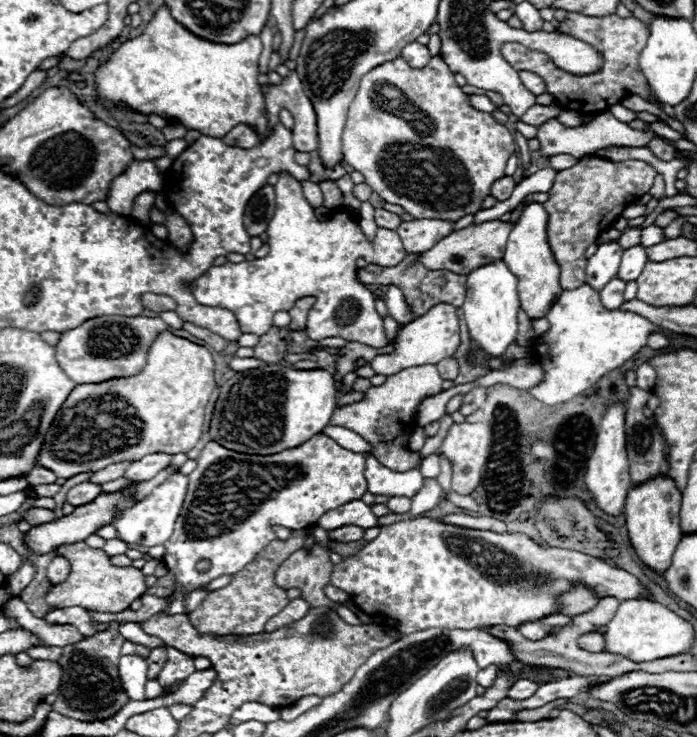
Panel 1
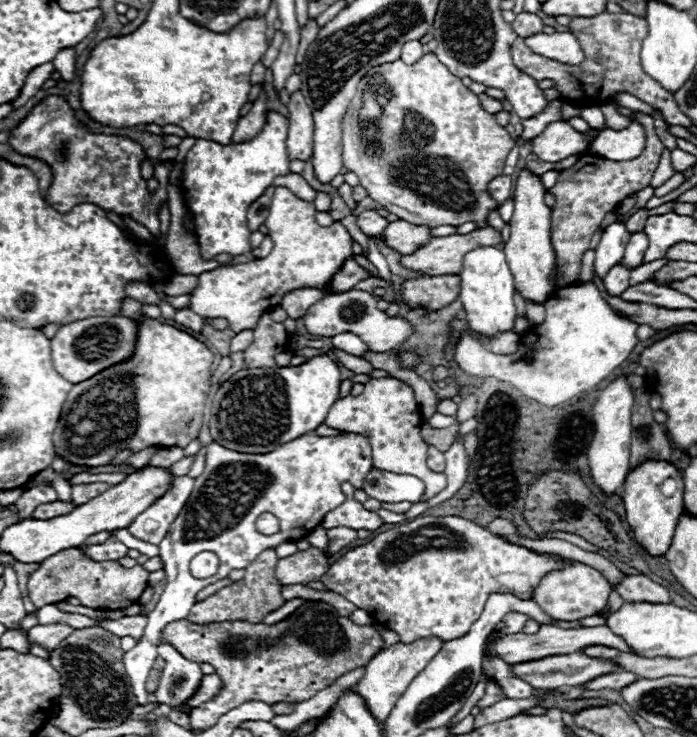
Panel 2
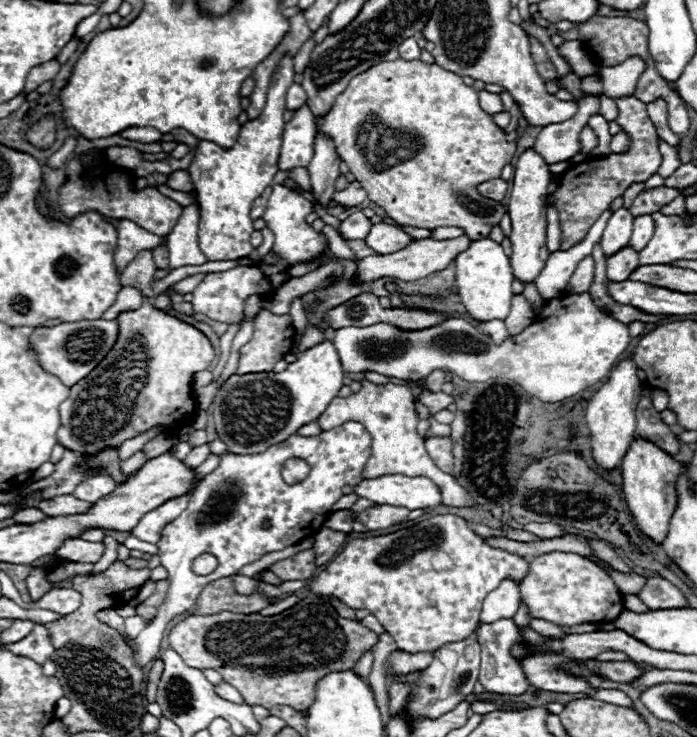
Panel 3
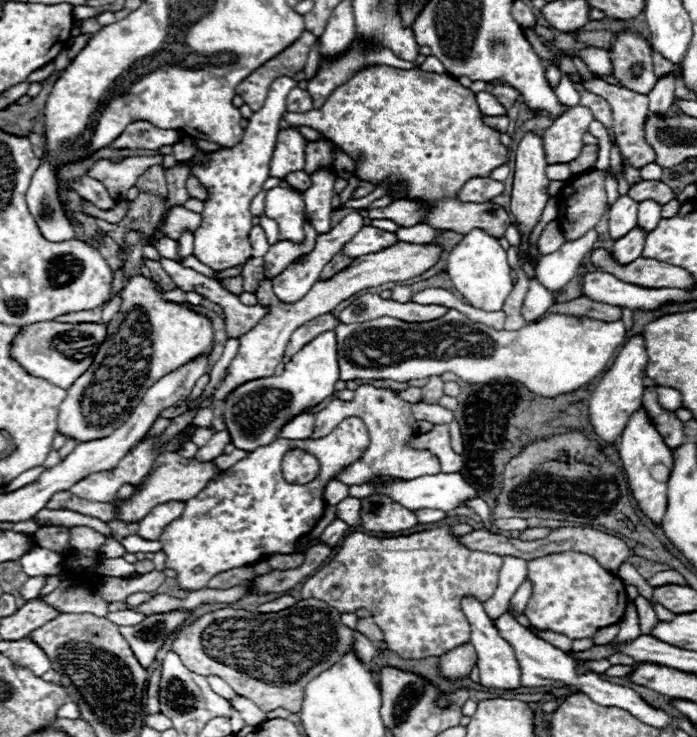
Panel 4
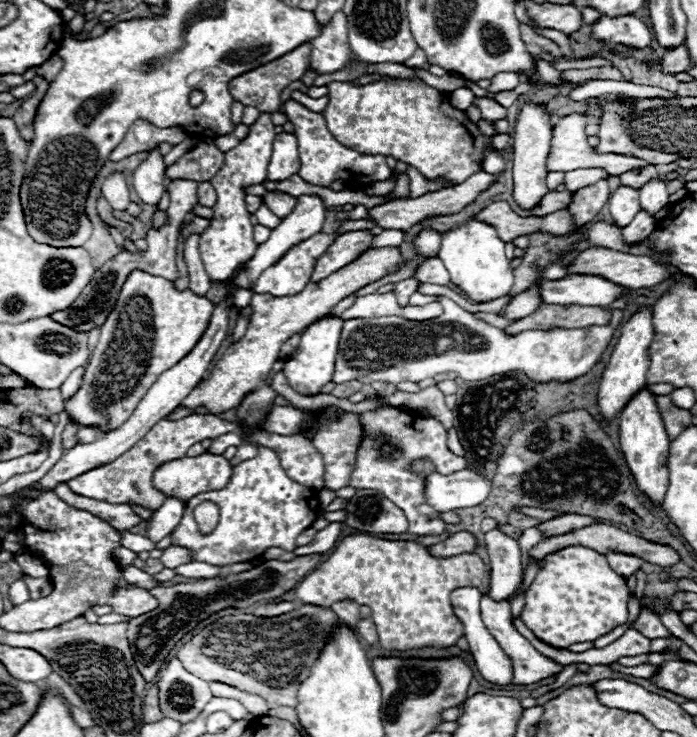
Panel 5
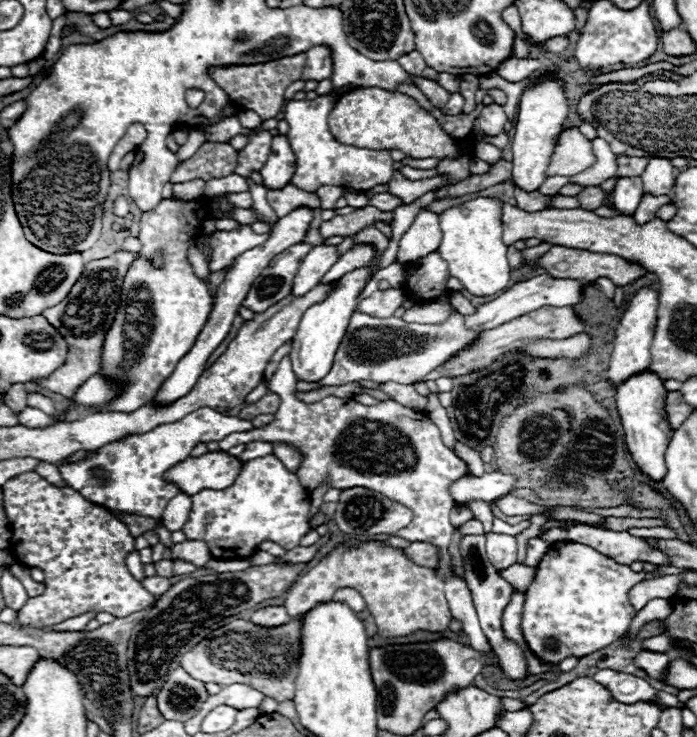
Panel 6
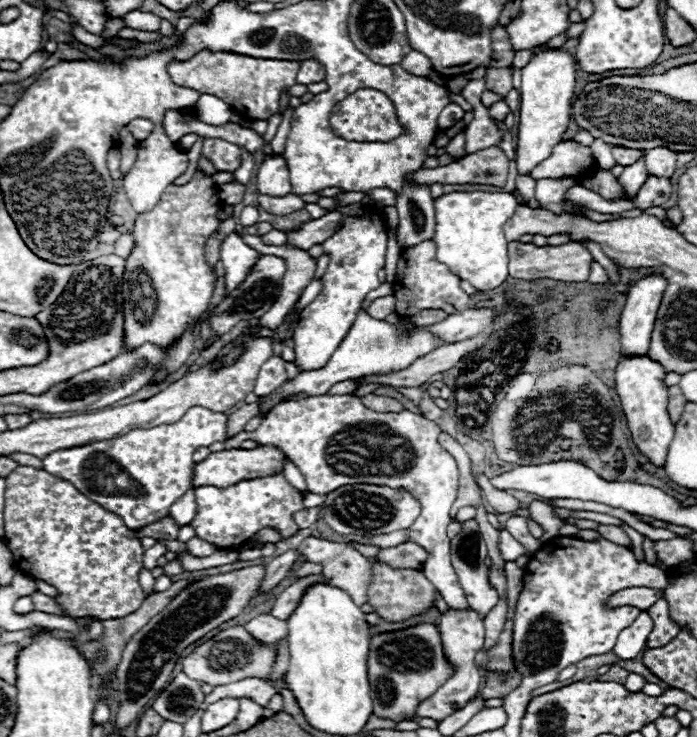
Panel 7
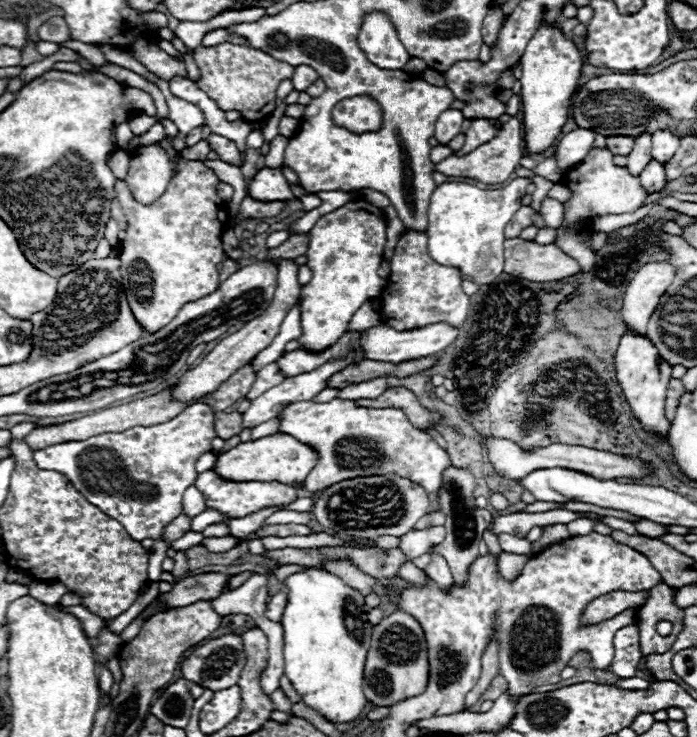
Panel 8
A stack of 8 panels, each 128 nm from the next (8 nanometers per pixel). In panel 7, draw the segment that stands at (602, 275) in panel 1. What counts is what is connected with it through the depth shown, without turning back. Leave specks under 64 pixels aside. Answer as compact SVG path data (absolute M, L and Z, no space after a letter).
M642 150L642 158L638 158L638 162L634 162L634 164L630 164L630 166L626 166L624 168L624 172L620 174L620 182L622 182L622 186L626 188L626 192L628 192L628 196L630 198L634 198L636 196L636 192L640 190L640 186L644 184L644 180L646 180L646 160L644 160L644 150Z

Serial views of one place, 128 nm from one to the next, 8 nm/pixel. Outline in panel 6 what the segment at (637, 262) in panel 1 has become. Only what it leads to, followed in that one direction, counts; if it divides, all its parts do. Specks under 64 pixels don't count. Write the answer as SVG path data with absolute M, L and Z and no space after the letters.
M648 158L648 166L642 174L644 192L668 194L674 186L674 166L668 158Z

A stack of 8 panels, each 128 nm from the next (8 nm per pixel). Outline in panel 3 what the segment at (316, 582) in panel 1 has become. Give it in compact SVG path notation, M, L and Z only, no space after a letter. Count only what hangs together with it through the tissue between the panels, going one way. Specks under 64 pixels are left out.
M304 550L298 552L292 558L280 560L270 566L270 570L284 582L284 580L308 580L316 572L314 564L314 550Z

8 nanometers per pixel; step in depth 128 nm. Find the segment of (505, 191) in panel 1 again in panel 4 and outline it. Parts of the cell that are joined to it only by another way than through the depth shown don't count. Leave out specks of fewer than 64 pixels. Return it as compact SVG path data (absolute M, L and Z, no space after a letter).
M470 178L462 190L458 192L458 200L462 202L488 202L490 198L502 194L504 184L492 178Z

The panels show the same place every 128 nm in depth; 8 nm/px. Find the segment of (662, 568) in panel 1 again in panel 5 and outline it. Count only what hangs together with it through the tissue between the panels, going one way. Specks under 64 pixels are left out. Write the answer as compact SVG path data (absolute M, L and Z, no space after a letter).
M644 386L642 390L638 390L638 394L634 394L630 398L630 402L622 408L620 416L618 416L618 424L620 424L620 450L626 458L626 464L638 484L638 488L650 496L652 502L662 504L666 488L668 488L668 446L670 446L670 438L666 434L662 416L658 412L656 406L656 396Z

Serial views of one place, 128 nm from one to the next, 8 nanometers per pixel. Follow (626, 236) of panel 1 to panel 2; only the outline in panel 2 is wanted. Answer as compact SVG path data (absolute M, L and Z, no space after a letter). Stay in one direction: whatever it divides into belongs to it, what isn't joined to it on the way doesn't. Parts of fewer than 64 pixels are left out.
M640 208L640 210L636 210L630 218L628 218L628 222L626 222L626 228L634 234L634 232L638 232L638 230L642 230L642 224L646 222L646 218L650 216L650 210L648 208Z

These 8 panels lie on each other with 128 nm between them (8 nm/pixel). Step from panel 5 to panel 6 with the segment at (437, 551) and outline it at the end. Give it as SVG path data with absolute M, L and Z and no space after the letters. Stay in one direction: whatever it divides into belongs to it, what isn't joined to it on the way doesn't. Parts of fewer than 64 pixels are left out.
M412 542L408 548L404 548L406 558L418 562L418 566L436 566L438 564L438 552L432 544L426 542Z

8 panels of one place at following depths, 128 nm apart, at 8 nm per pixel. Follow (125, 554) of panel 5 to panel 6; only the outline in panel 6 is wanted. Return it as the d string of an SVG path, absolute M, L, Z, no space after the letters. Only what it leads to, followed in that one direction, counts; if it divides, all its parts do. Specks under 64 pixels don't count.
M138 552L130 554L130 558L126 558L126 562L128 562L128 570L130 570L138 580L144 580L144 564L140 562Z

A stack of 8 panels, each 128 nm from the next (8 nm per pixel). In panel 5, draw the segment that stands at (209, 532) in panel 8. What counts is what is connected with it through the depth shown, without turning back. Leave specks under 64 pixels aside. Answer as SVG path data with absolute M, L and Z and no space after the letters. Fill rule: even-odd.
M258 448L258 454L252 460L234 466L226 488L202 492L186 502L184 518L172 532L172 540L178 546L192 548L196 552L196 560L200 562L218 566L248 562L262 556L264 550L272 546L292 552L296 548L296 536L312 526L318 508L316 490L290 480L280 466L278 456L268 448ZM206 500L220 508L220 522L212 534L202 536L194 520L194 508Z

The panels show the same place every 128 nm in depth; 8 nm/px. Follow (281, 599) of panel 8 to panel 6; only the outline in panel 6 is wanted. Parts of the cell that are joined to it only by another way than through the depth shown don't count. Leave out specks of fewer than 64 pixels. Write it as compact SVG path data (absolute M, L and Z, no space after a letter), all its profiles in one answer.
M362 542L360 548L342 546L330 558L320 560L290 586L284 608L290 618L296 618L316 604L330 600L338 588L346 586L356 588L364 596L380 636L406 636L416 630L442 632L450 624L452 614L444 596L444 582L436 578L436 572L414 564L400 548L390 548L382 542Z

